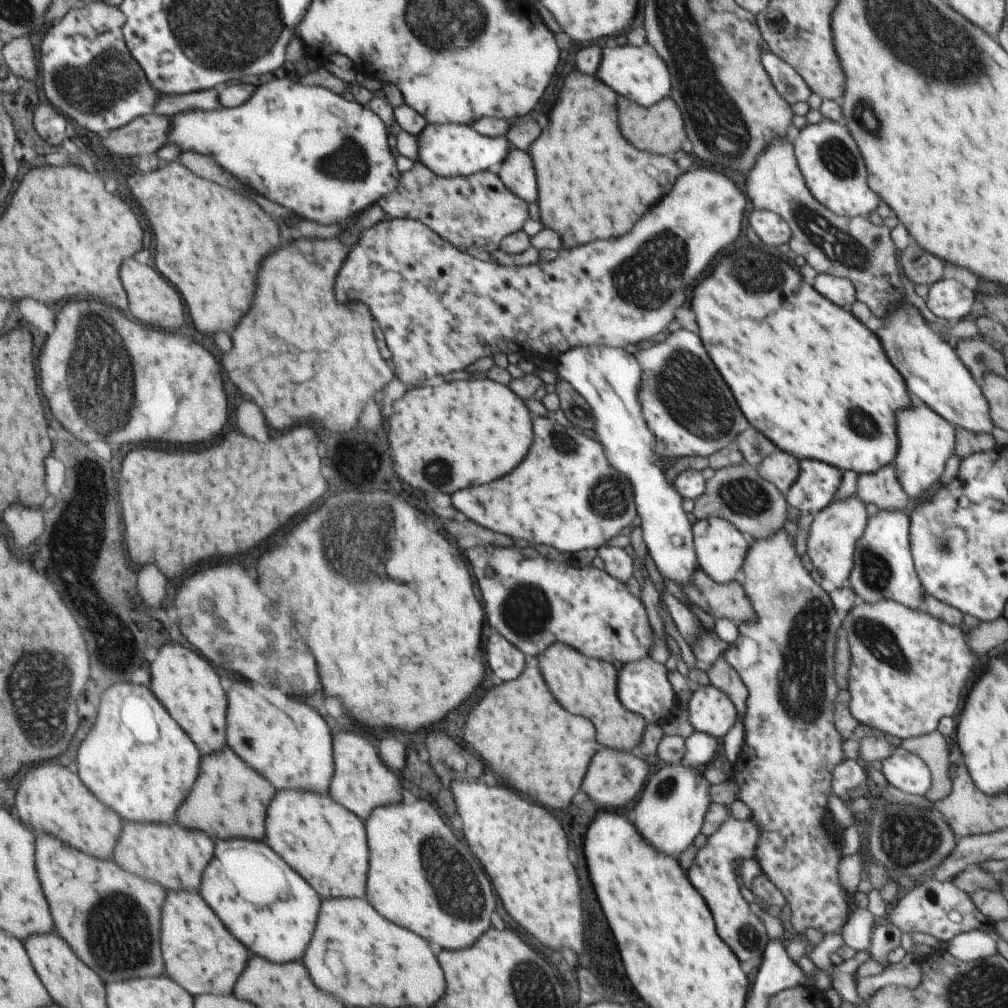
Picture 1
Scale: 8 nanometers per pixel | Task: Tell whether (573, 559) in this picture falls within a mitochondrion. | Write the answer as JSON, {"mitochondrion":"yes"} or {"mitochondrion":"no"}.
{"mitochondrion":"no"}

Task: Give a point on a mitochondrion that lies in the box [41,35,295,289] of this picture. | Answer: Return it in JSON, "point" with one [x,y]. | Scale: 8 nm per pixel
{"point":[84,90]}

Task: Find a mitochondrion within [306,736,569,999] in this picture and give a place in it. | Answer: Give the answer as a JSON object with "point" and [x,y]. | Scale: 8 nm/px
{"point":[457,888]}

